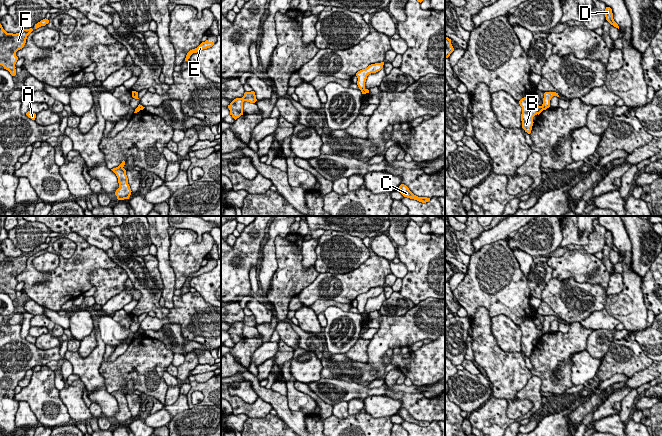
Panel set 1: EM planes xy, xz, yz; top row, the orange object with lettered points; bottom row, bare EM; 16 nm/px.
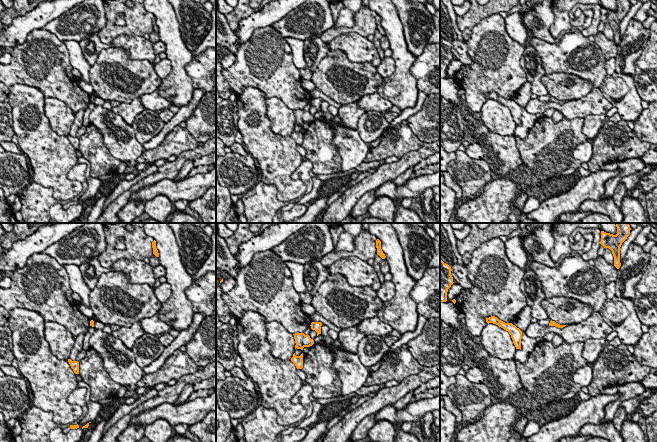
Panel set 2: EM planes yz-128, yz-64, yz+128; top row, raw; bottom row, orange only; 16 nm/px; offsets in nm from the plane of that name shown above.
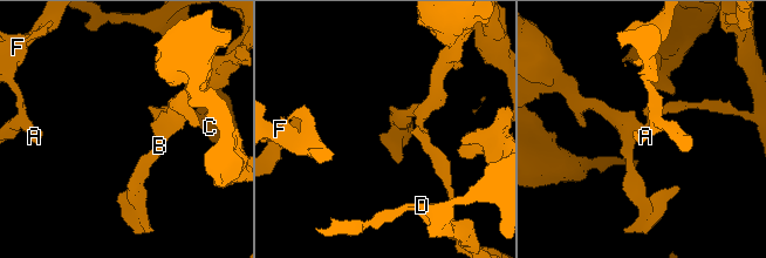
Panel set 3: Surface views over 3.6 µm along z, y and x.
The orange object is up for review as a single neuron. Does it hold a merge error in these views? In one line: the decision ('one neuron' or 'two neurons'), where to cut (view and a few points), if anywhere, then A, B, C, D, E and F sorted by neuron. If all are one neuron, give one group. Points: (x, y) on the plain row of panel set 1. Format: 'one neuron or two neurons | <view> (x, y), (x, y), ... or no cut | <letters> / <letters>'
two neurons | yz (540, 330), (543, 333) | A C D E F / B

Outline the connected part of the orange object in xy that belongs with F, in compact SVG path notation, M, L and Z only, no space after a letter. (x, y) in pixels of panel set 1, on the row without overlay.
M0 248L0 289L8 294L12 300L16 299L15 288L18 284L16 276L22 273L26 267L27 260L33 255L22 253L21 256L7 257Z

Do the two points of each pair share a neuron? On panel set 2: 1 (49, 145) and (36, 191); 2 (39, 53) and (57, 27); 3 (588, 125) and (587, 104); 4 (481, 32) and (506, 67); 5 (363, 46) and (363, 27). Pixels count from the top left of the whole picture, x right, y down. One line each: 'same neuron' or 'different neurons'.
1: different neurons
2: different neurons
3: different neurons
4: same neuron
5: different neurons

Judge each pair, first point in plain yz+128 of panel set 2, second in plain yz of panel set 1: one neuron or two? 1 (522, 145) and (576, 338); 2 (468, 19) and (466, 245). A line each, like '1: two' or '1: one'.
1: one
2: one

